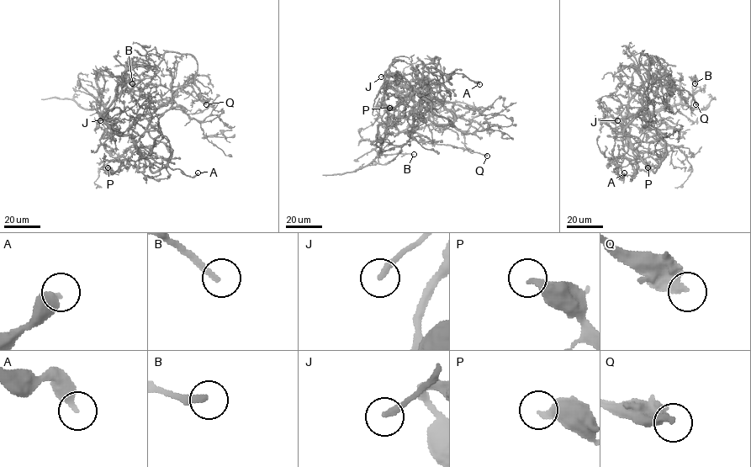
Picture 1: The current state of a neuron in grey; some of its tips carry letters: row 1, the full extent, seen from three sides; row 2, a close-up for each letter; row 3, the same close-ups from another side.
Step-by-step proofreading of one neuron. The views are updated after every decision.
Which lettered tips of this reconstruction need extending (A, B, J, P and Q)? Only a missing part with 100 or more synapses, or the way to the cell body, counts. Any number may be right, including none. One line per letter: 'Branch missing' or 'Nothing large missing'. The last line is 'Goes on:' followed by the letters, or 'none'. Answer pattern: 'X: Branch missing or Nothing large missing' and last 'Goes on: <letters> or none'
A: Nothing large missing
B: Nothing large missing
J: Nothing large missing
P: Nothing large missing
Q: Nothing large missing
Goes on: none

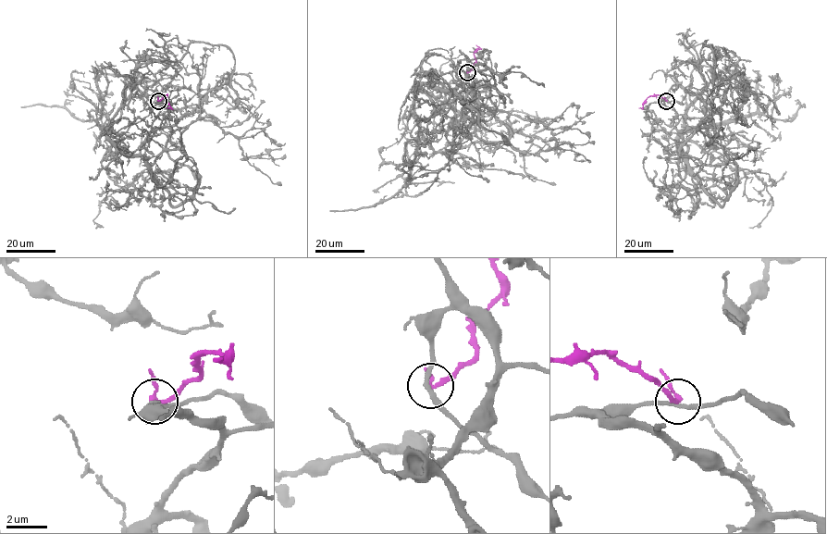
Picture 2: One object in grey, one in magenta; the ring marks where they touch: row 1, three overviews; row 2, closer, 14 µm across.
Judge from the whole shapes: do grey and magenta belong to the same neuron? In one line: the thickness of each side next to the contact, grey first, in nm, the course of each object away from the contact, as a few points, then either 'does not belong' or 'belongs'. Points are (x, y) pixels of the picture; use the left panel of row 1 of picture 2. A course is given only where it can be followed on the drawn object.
200 nm thick on the grey side, 180 nm on the other; grey runs (158, 101), (167, 117), (141, 61), (220, 44), (235, 59), (238, 103), (227, 117); magenta runs (158, 101), (166, 95), (166, 101), (170, 108), (167, 108); does not belong

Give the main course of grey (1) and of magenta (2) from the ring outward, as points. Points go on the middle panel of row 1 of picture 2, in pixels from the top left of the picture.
1: (467, 72), (471, 63), (477, 110), (454, 119), (448, 102), (470, 100), (547, 117), (536, 129)
2: (467, 72), (475, 62), (474, 53), (479, 48), (476, 45)

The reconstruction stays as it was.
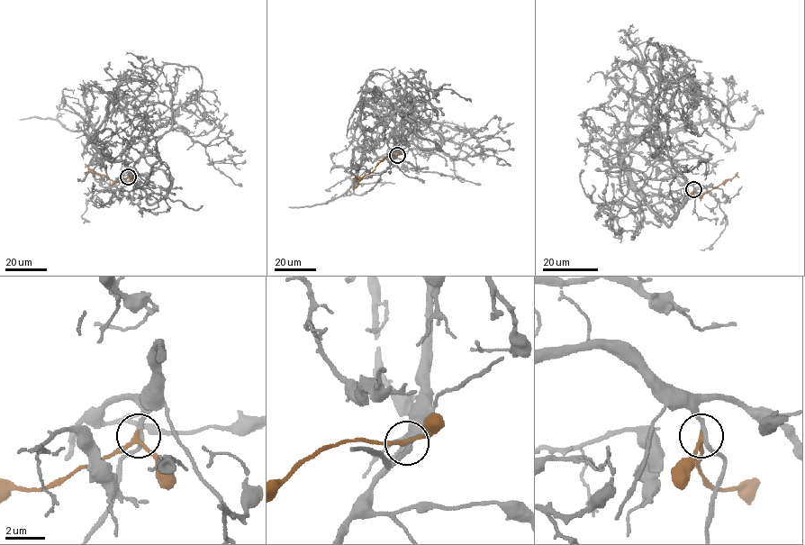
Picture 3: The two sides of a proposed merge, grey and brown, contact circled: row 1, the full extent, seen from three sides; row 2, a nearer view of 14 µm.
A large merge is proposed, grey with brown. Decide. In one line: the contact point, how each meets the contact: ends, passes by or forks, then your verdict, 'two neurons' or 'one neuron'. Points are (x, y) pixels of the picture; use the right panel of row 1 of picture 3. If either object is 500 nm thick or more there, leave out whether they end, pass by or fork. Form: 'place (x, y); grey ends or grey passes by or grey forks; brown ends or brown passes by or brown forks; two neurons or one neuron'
place (693, 189); grey passes by; brown passes by; one neuron

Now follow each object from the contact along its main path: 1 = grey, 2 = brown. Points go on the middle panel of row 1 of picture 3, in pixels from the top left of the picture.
1: (396, 156), (396, 109), (364, 99), (379, 124), (408, 113), (473, 128), (464, 137)
2: (396, 155), (382, 159), (354, 188)

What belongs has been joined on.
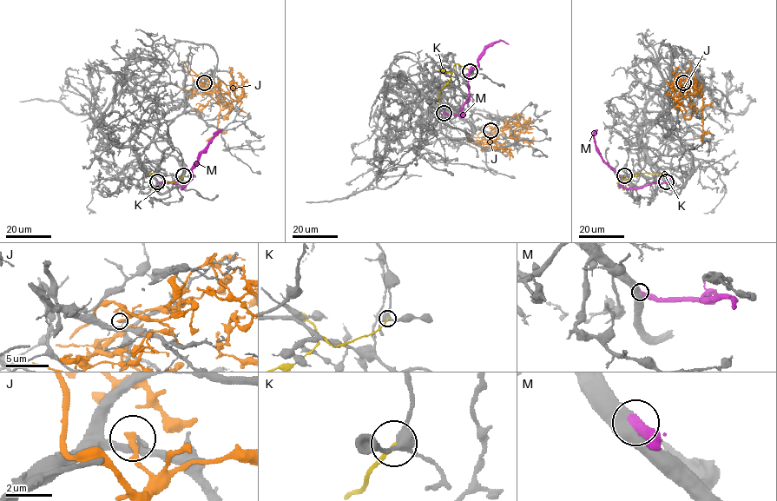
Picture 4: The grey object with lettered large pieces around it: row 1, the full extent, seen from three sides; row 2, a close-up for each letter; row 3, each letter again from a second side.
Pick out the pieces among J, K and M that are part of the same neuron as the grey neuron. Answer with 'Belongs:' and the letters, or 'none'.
Belongs: M

